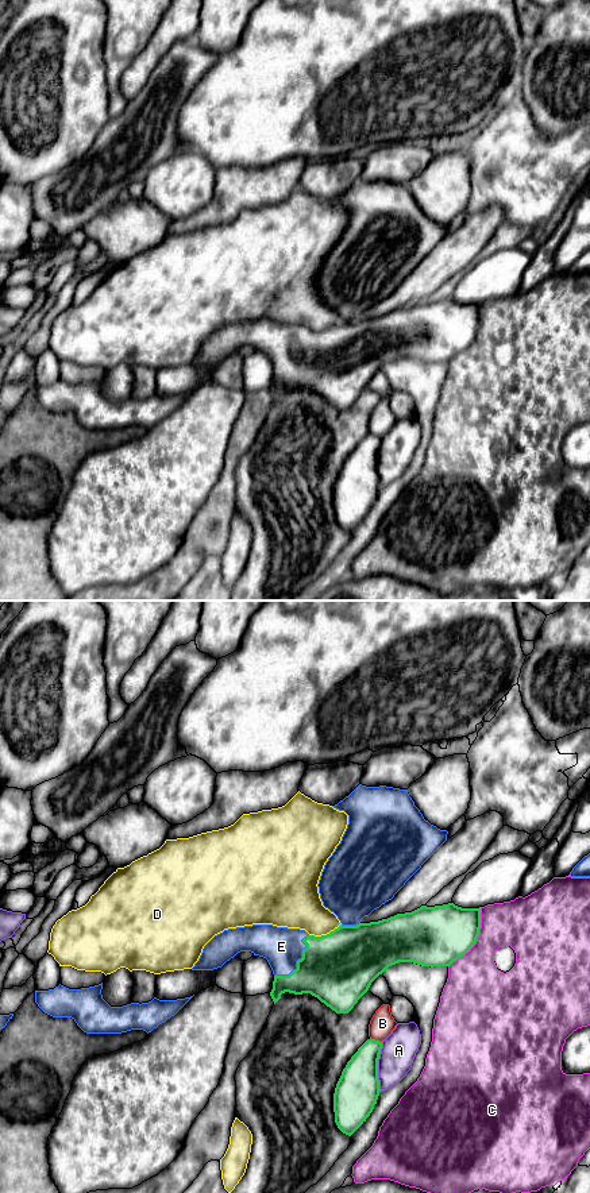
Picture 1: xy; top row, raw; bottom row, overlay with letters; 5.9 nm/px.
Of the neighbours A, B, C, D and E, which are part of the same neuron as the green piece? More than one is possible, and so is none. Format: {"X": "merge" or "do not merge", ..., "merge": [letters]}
{"A": "do not merge", "B": "do not merge", "C": "do not merge", "D": "do not merge", "E": "merge", "merge": ["E"]}

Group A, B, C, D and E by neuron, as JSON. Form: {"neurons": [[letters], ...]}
{"neurons": [["A"], ["B"], ["C"], ["D"], ["E"]]}

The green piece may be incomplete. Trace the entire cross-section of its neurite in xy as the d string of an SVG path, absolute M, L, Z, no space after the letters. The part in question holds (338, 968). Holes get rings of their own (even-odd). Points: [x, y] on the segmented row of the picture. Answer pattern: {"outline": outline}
{"outline": "M359 784L348 796L332 806L348 815L348 825L332 856L324 865L319 880L319 893L323 906L333 912L340 926L327 935L309 935L305 930L277 927L273 924L252 924L228 928L215 935L203 949L192 970L213 970L240 951L251 951L267 960L273 974L270 996L274 1004L285 992L311 993L336 1014L348 1014L358 1000L369 991L371 982L389 966L398 962L413 962L421 966L450 966L475 945L481 928L481 907L462 908L454 903L427 907L397 914L378 922L363 923L362 919L379 908L405 885L421 865L447 841L447 830L440 830L424 819L408 794L386 785L366 787Z"}

